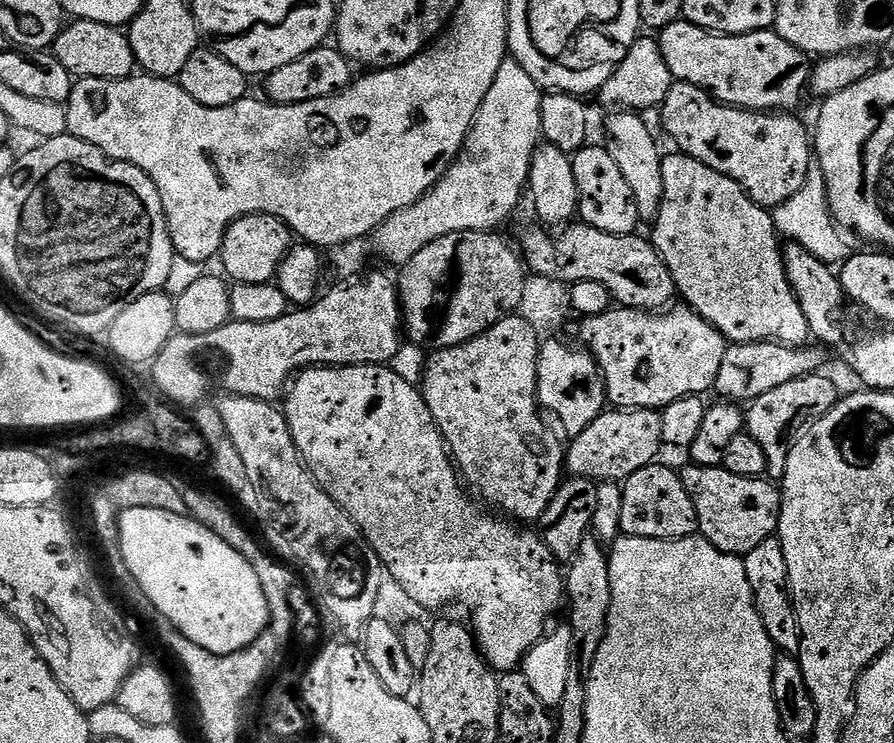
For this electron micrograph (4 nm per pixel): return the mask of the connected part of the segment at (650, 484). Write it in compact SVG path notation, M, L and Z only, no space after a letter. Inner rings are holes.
M660 463L647 464L623 481L620 527L623 535L651 540L681 540L697 535L700 526L698 514L694 510L694 502L690 502L690 494L686 494L686 486L682 486L680 472Z

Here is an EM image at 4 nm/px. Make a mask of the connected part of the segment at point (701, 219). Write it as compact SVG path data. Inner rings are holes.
M687 154L675 155L665 155L662 159L662 206L656 215L654 221L656 229L650 233L650 239L674 278L677 293L682 297L682 300L684 296L683 303L692 311L698 313L703 320L710 322L724 335L725 340L731 343L753 344L759 340L770 340L778 344L807 345L810 340L810 333L806 322L806 314L802 314L802 306L798 306L798 298L794 298L794 290L786 278L782 240L776 231L776 223L772 221L772 212L763 208L760 204L754 203L746 194L746 190L742 190L742 186L738 186L738 182L734 182L726 174L718 174L718 170L698 162L694 157Z

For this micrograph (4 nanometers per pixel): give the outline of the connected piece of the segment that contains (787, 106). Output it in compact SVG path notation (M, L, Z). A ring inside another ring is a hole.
M681 18L670 26L659 29L658 39L662 58L666 58L666 66L670 66L673 81L698 86L702 91L709 92L721 104L751 108L754 112L791 113L799 106L804 92L806 96L809 91L809 57L794 46L790 46L790 42L786 42L786 38L782 38L775 30L751 32L741 36L723 36L720 32L702 30L689 20Z

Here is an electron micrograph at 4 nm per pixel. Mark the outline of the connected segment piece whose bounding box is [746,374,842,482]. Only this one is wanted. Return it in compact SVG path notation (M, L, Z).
M813 374L794 378L794 382L786 382L782 386L777 386L775 390L769 390L767 394L762 394L747 405L746 431L758 441L762 450L766 450L767 475L773 481L783 481L790 450L804 429L818 418L825 416L842 395L841 389L836 389L835 382L824 375Z

